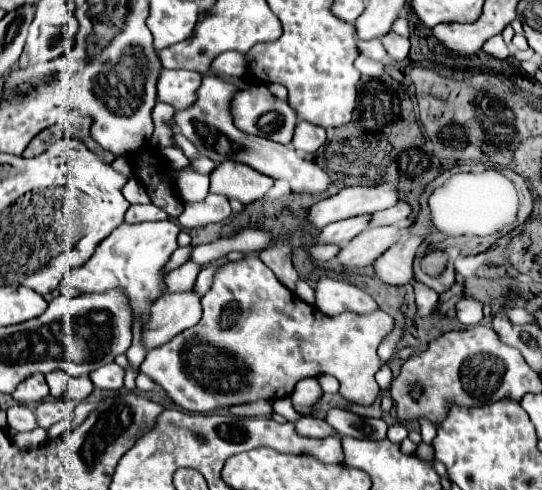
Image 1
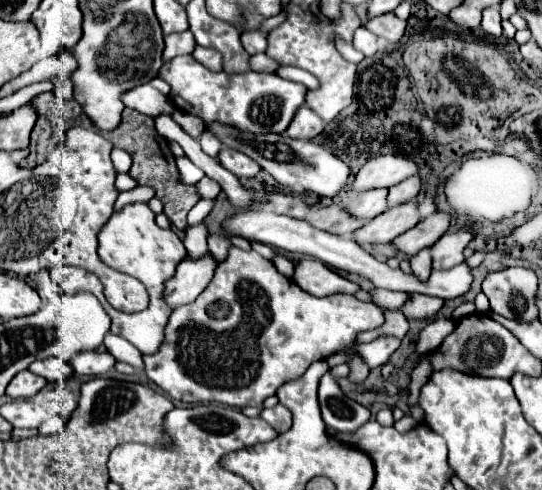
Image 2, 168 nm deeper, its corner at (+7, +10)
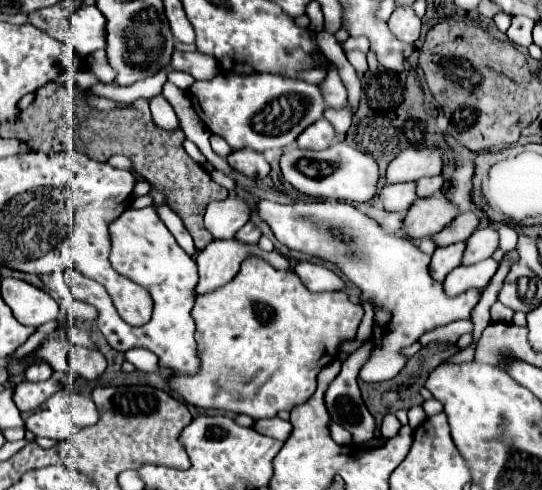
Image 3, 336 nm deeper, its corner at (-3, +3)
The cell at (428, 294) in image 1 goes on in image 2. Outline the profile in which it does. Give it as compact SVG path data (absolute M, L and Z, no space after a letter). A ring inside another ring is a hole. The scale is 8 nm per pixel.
M422 249L418 255L410 257L410 267L418 279L426 281L430 277L430 249Z

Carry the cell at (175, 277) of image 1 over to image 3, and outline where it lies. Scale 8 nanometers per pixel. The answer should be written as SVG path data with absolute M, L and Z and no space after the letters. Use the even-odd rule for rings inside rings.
M240 196L210 202L204 216L206 230L210 230L216 240L234 238L236 232L250 220L250 214L252 208Z

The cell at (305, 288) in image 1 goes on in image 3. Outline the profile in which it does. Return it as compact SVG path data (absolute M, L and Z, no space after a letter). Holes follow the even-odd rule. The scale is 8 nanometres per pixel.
M236 238L232 240L212 240L202 252L196 256L200 282L196 286L196 294L206 294L216 290L218 286L232 280L240 268L240 264L248 256L264 258L278 270L288 270L288 260L276 250L264 252L258 244L244 244Z

